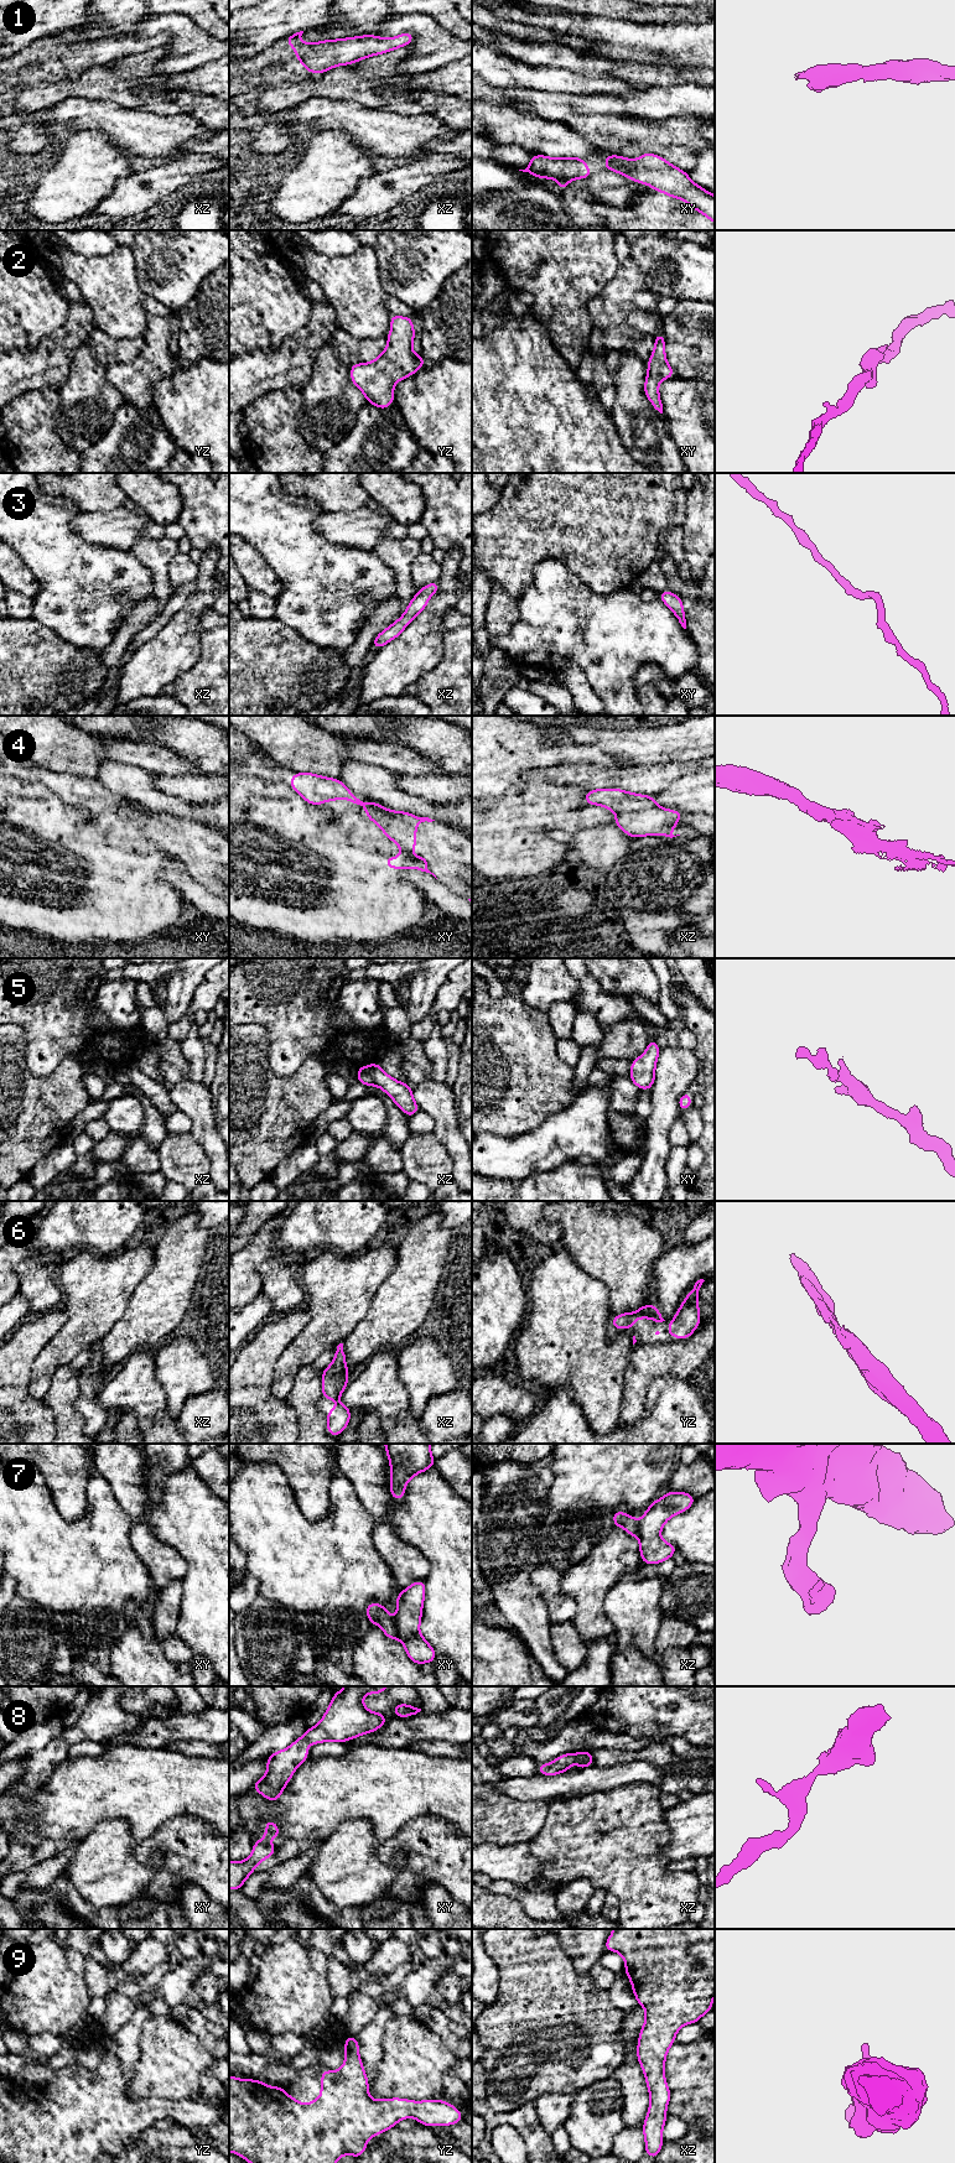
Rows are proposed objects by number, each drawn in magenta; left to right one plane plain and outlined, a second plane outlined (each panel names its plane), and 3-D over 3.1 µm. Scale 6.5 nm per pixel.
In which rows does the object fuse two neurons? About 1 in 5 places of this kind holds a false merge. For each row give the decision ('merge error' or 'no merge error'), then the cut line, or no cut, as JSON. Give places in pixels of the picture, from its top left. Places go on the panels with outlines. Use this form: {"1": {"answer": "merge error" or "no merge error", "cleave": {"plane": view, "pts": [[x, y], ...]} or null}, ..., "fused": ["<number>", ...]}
{"1": {"answer": "no merge error", "cleave": null}, "2": {"answer": "no merge error", "cleave": null}, "3": {"answer": "no merge error", "cleave": null}, "4": {"answer": "no merge error", "cleave": null}, "5": {"answer": "no merge error", "cleave": null}, "6": {"answer": "no merge error", "cleave": null}, "7": {"answer": "merge error", "cleave": {"plane": "xy", "pts": [[394, 1620], [399, 1637]]}}, "8": {"answer": "no merge error", "cleave": null}, "9": {"answer": "no merge error", "cleave": null}, "fused": ["7"]}

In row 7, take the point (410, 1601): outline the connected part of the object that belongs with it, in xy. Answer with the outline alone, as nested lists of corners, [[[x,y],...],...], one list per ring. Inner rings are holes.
[[[425,1580],[412,1582],[396,1596],[396,1618],[399,1641],[405,1647],[411,1662],[420,1665],[432,1663],[436,1658],[435,1649],[420,1633],[420,1623],[425,1600]]]

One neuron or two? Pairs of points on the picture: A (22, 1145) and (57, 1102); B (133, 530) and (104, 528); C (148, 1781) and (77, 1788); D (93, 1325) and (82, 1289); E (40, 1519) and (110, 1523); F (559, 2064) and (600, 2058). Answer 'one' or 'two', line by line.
A: one
B: one
C: one
D: one
E: one
F: one

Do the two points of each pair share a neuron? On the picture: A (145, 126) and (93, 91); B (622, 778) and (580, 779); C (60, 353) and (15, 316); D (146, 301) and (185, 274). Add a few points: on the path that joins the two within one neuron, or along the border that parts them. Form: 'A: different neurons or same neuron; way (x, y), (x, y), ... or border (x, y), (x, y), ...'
A: different neurons; border (82, 97), (115, 102), (139, 110)
B: same neuron; way (612, 778), (590, 778)
C: different neurons; border (66, 321), (35, 347), (16, 352)
D: different neurons; border (143, 294), (155, 297), (171, 310)

